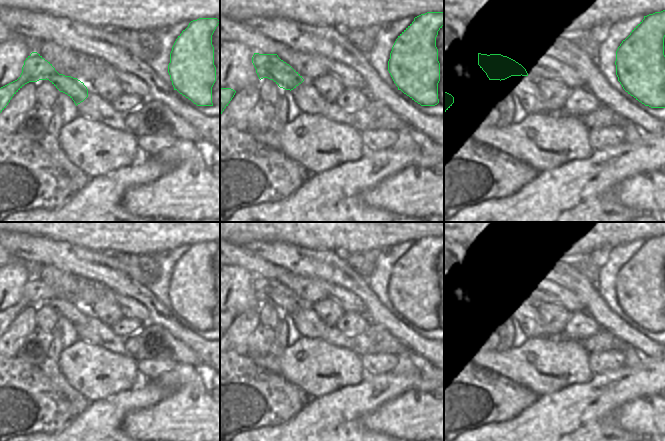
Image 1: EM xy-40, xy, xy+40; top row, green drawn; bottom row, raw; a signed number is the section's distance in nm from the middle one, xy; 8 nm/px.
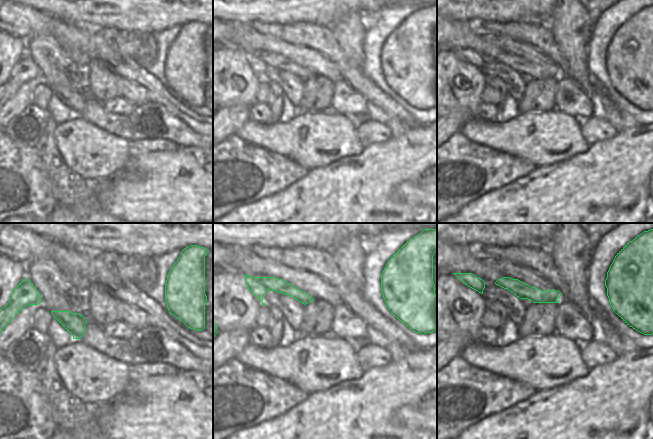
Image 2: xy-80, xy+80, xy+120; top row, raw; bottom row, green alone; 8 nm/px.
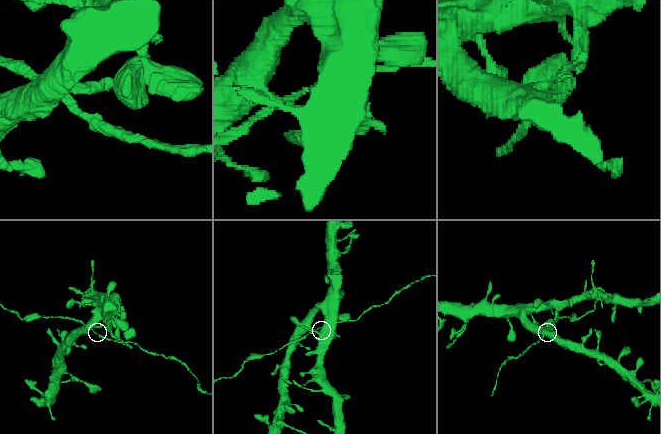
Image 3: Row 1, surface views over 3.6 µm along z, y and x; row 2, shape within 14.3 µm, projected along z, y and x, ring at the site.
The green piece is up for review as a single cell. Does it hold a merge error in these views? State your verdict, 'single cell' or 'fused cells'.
fused cells

